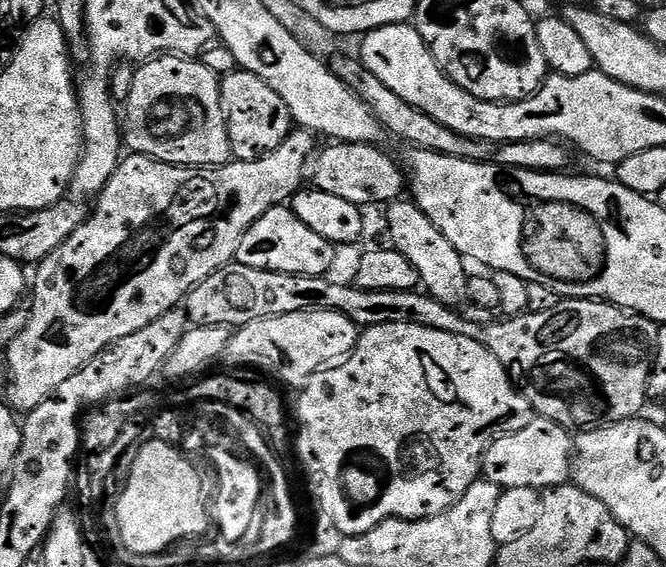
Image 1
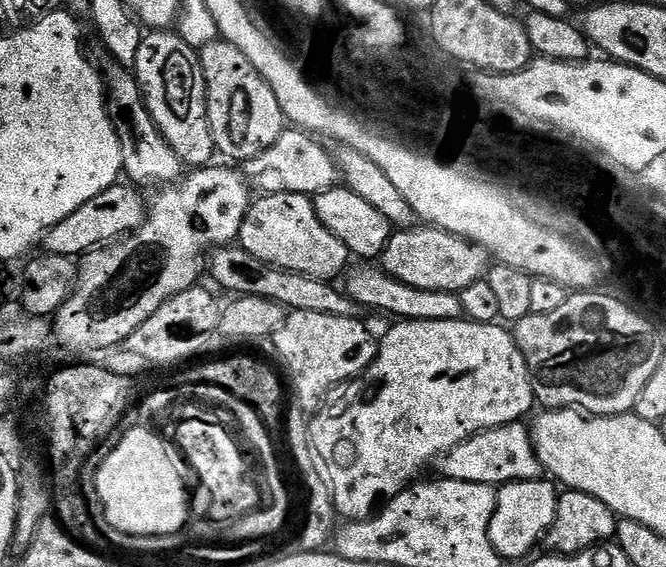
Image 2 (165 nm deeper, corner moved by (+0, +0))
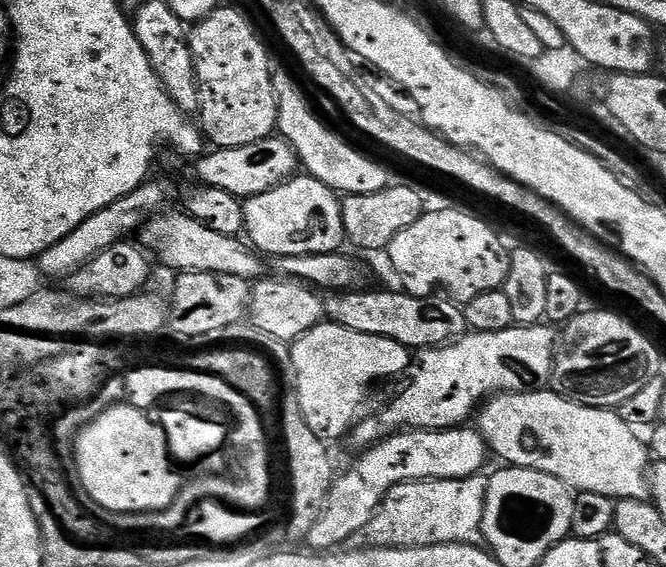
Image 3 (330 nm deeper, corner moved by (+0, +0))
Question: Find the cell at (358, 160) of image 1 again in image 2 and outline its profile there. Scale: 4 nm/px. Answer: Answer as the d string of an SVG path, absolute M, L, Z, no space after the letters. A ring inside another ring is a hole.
M286 130L270 146L254 158L243 161L242 175L249 185L260 194L302 194L315 197L317 192L330 190L338 184L338 164L315 135L303 130Z

